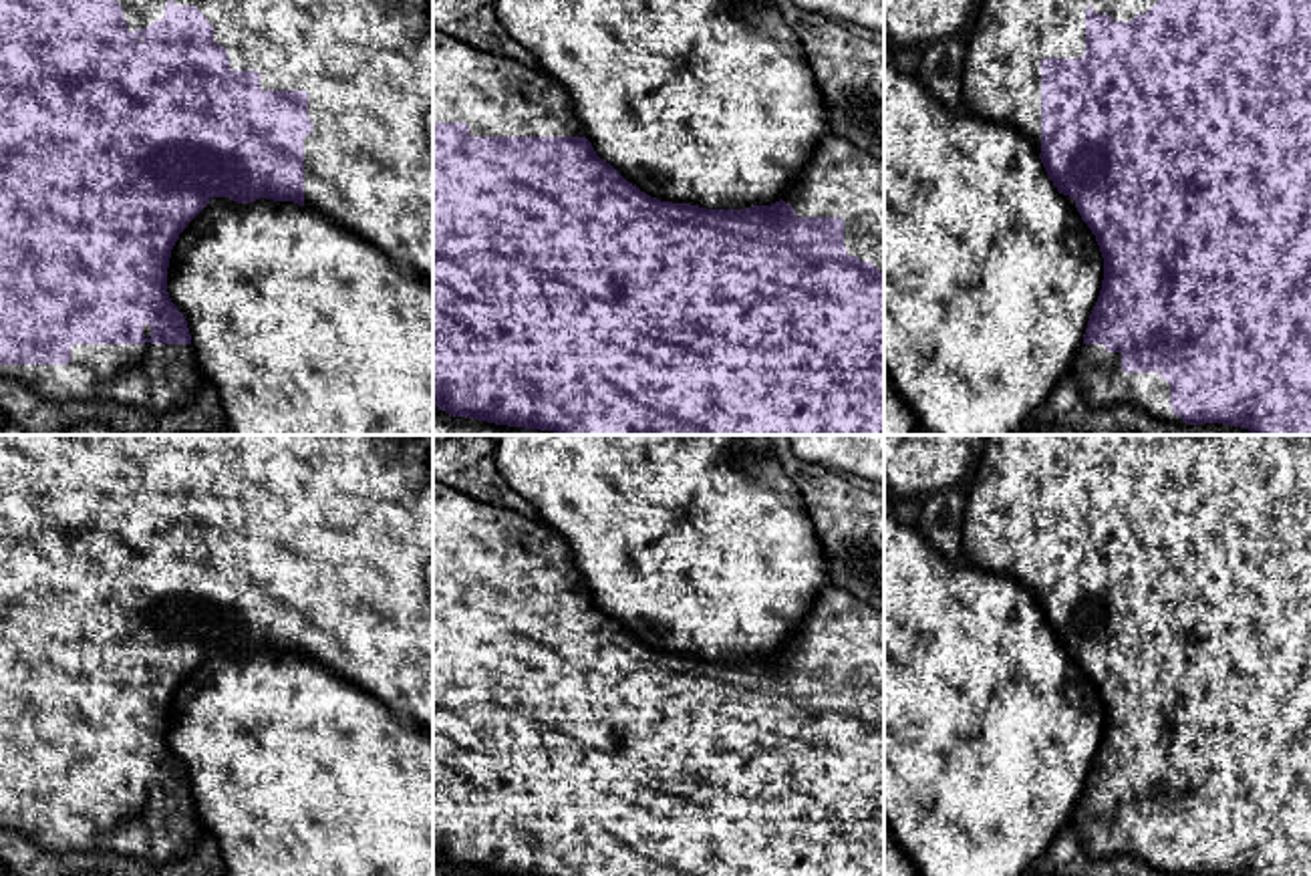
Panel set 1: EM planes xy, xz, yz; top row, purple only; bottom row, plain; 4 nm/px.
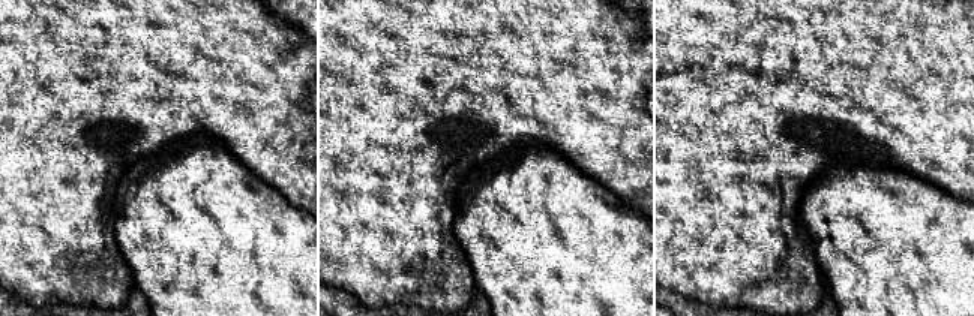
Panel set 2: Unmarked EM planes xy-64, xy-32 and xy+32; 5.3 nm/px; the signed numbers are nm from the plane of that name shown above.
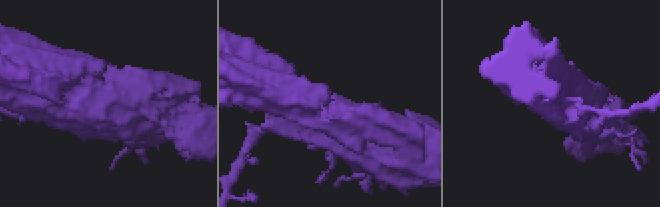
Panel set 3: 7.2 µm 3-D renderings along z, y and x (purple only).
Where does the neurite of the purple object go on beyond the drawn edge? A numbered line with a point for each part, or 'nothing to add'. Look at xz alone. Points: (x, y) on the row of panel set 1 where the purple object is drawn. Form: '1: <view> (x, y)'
1: xz (498, 97)

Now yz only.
1: yz (1001, 81)

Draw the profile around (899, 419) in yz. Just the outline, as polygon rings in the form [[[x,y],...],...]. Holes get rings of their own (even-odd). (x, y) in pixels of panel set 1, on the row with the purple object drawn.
[[[884,369],[884,435],[914,435],[918,421]]]

